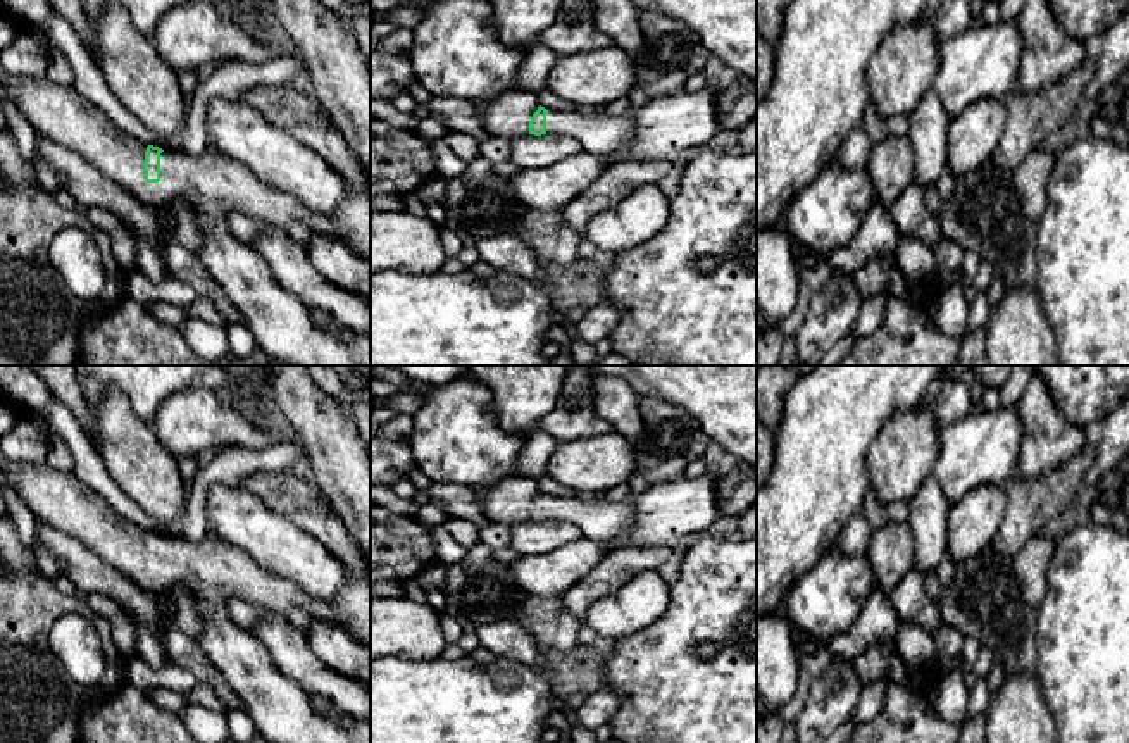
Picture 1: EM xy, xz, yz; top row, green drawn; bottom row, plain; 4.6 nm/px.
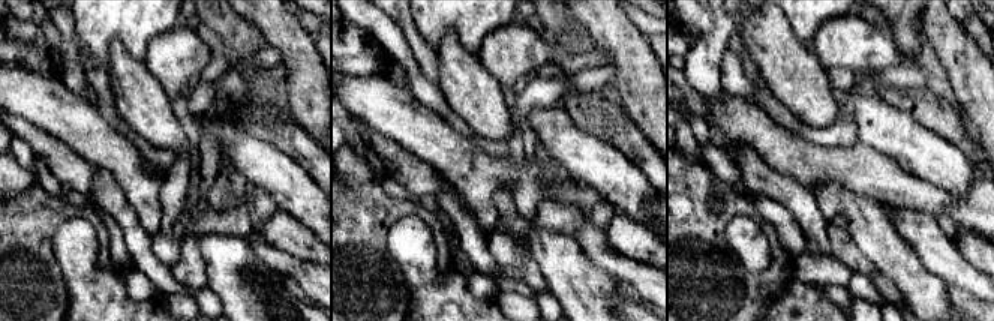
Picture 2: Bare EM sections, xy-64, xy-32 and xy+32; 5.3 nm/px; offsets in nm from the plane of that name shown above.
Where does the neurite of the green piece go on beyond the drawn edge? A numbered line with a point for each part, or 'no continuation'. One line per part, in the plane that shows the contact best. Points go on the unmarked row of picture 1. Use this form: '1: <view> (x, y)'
1: xy (216, 571)

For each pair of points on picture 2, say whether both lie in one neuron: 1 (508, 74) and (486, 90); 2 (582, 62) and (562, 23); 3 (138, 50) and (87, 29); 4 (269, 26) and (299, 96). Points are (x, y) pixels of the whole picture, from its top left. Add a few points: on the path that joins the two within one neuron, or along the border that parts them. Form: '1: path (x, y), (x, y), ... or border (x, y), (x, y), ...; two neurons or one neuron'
1: border (477, 56), (483, 68), (502, 87); two neurons
2: border (559, 44), (579, 53); two neurons
3: path (126, 38), (117, 29), (99, 29); one neuron
4: path (287, 44), (299, 56), (299, 78); one neuron

